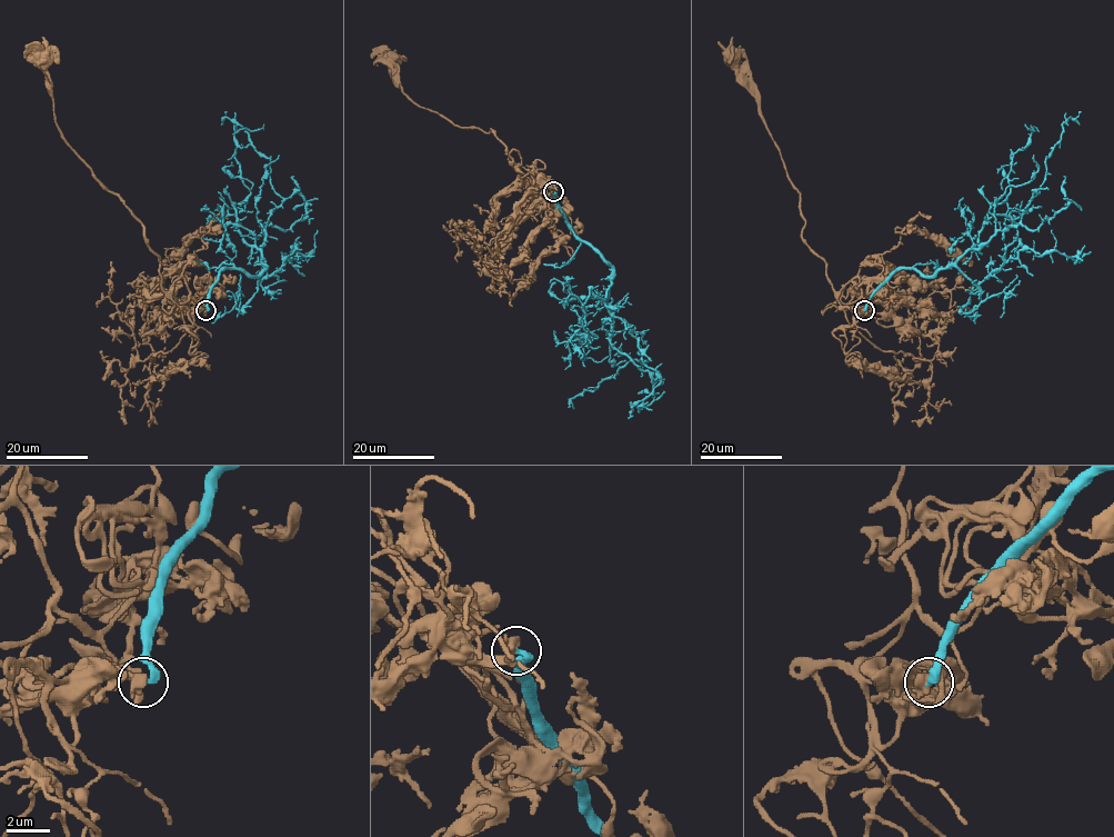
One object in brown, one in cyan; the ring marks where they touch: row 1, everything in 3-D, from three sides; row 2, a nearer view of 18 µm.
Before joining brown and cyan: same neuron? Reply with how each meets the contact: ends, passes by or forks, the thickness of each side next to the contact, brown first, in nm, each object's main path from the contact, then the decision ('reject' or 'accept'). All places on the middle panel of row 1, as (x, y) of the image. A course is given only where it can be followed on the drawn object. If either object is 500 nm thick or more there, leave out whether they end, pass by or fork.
brown passes by; cyan ends there; 420 nm thick on the brown side, 360 nm on the other; brown runs (553, 192), (548, 193), (527, 170), (514, 166), (491, 130), (458, 127), (410, 99), (394, 81), (390, 60); cyan runs (553, 192), (571, 229), (612, 268), (606, 296), (611, 344), (630, 359), (618, 374), (571, 399), (574, 409); reject

